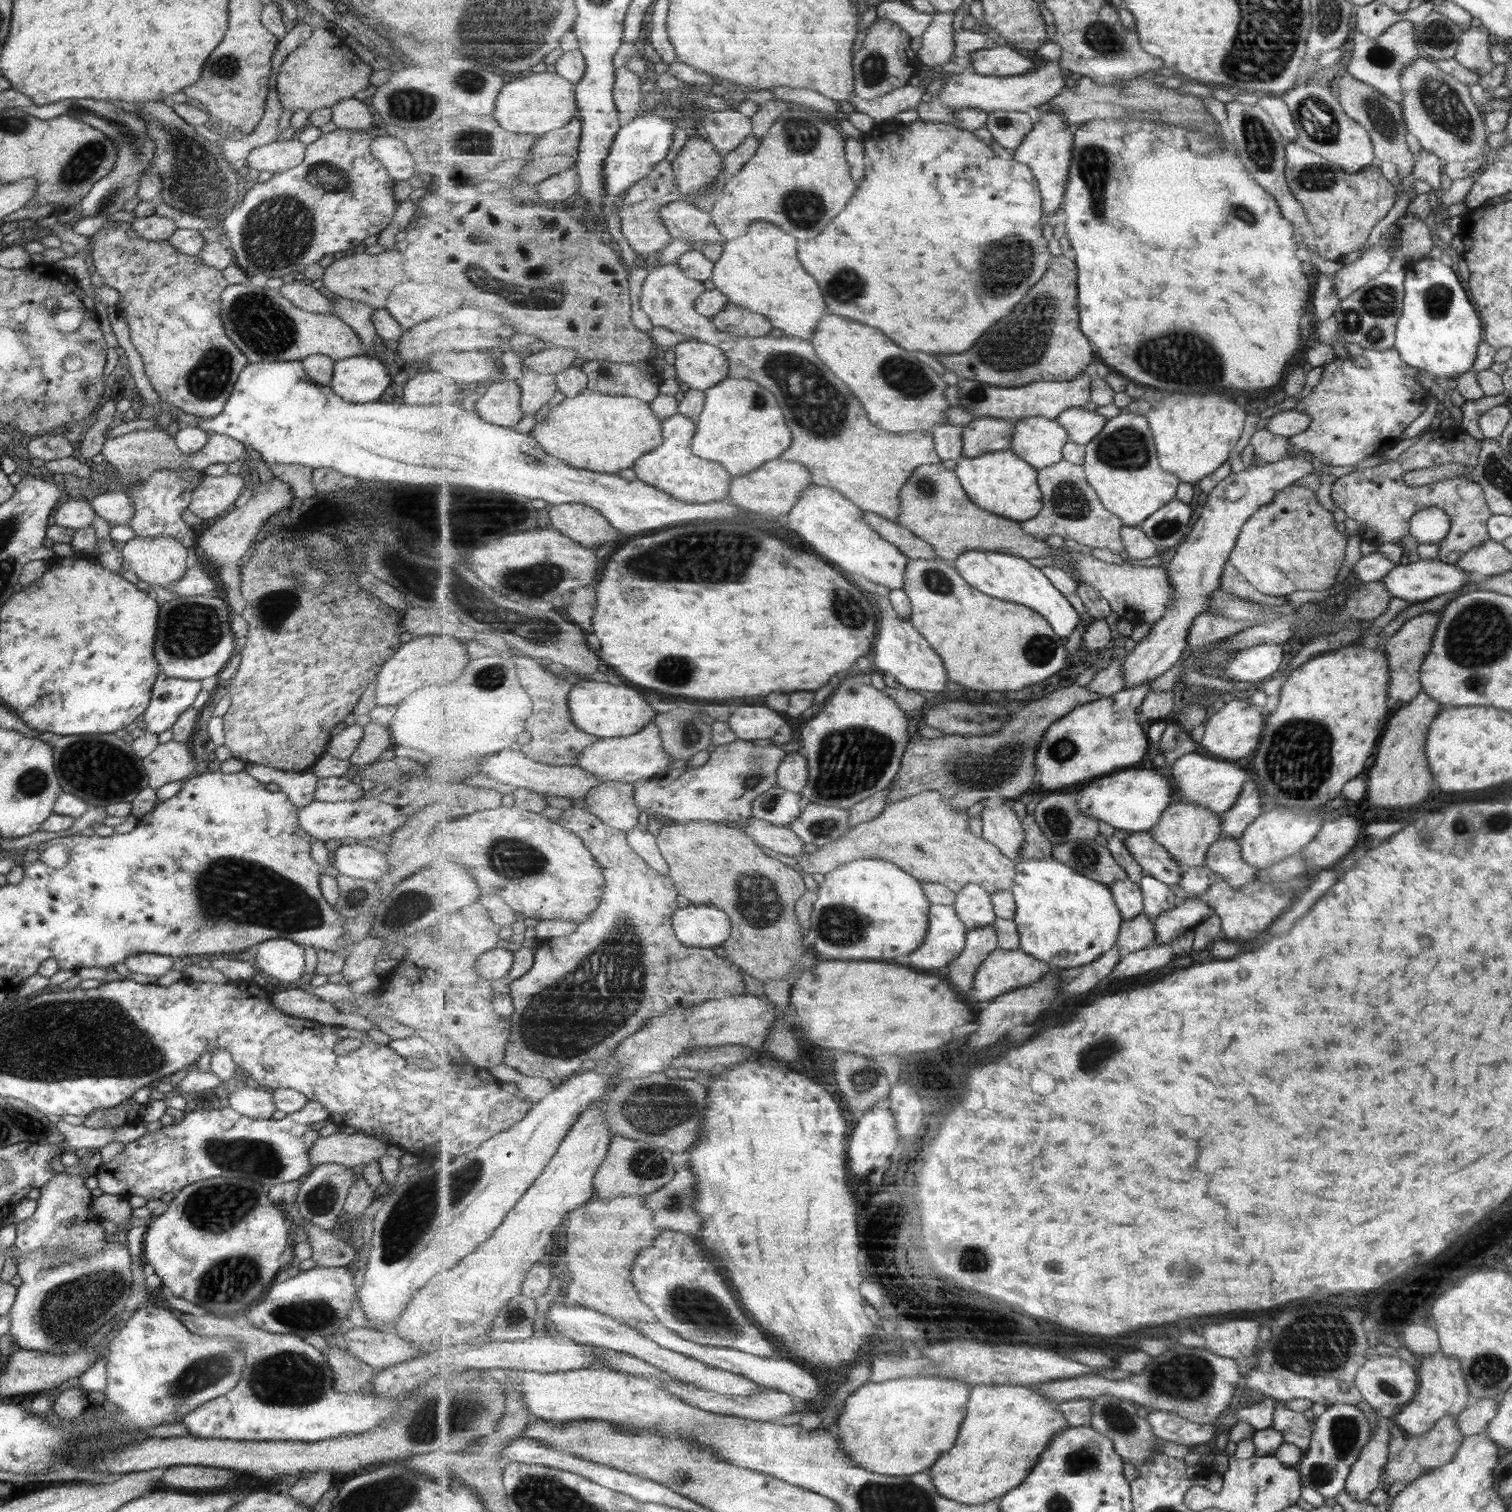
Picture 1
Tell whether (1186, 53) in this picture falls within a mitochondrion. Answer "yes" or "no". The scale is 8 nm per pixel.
no

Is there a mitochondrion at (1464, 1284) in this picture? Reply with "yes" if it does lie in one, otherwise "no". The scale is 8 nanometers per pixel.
no

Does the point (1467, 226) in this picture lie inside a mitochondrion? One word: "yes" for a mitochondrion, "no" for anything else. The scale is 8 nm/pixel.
no

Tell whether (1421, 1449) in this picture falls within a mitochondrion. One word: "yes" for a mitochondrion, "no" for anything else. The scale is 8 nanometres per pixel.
no

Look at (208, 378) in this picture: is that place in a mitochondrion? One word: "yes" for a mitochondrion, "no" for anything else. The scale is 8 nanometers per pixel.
yes

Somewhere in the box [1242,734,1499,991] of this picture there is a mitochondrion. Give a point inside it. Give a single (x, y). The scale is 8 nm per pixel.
(1461, 826)

